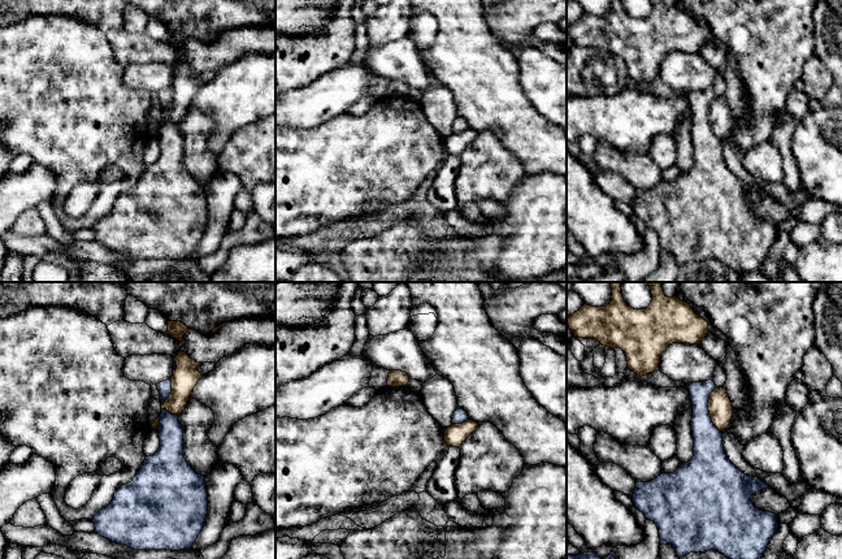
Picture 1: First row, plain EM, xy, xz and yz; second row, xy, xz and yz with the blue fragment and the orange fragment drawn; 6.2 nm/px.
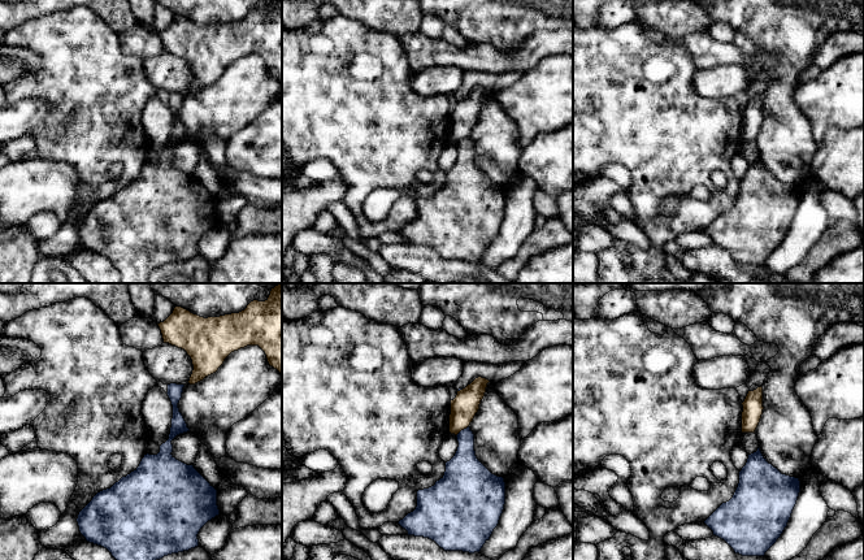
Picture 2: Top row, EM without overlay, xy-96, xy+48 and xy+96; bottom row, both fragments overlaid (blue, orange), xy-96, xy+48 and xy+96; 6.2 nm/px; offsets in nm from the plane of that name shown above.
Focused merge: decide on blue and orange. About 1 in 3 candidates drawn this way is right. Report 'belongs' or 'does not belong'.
does not belong

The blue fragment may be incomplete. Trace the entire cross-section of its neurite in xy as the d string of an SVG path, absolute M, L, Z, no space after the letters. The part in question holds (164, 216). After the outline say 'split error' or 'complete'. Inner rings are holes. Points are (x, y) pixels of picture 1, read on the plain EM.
M164 117L157 140L160 157L146 165L133 190L118 196L110 213L91 229L95 242L134 259L187 259L204 237L208 222L205 186L198 183L183 165L183 136L178 124Z; complete

